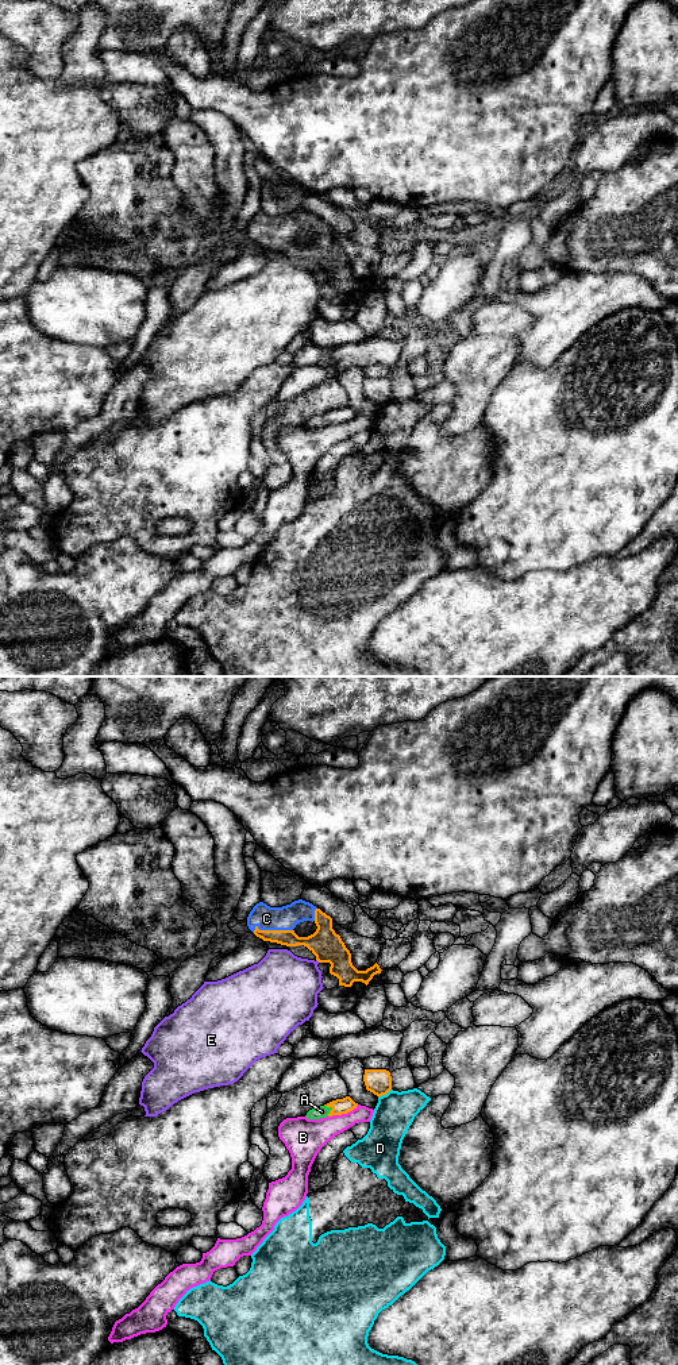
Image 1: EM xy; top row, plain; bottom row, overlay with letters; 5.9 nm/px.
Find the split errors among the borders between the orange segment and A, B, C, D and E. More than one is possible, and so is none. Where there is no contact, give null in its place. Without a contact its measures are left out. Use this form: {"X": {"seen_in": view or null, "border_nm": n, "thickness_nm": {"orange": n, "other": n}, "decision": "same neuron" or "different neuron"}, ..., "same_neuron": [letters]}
{"A": {"seen_in": "xy", "border_nm": 80, "thickness_nm": {"orange": 100, "other": 70}, "decision": "same neuron"}, "B": {"seen_in": "xy", "border_nm": 200, "thickness_nm": {"orange": 100, "other": 200}, "decision": "different neuron"}, "C": {"seen_in": "xy", "border_nm": 240, "thickness_nm": {"orange": 100, "other": 140}, "decision": "same neuron"}, "D": {"seen_in": "xy", "border_nm": 100, "thickness_nm": {"orange": 150, "other": 240}, "decision": "different neuron"}, "E": {"seen_in": "xy", "border_nm": 30, "thickness_nm": {"orange": 180, "other": 400}, "decision": "different neuron"}, "same_neuron": ["A", "C"]}

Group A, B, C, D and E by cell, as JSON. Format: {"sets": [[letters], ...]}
{"sets": [["A", "C"], ["B"], ["D"], ["E"]]}

